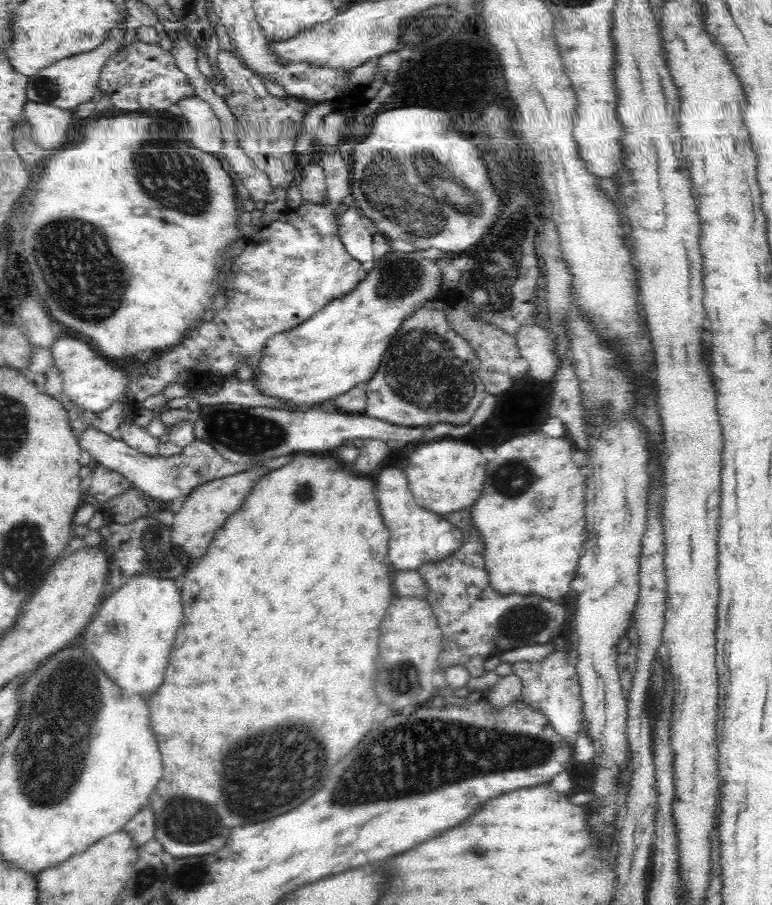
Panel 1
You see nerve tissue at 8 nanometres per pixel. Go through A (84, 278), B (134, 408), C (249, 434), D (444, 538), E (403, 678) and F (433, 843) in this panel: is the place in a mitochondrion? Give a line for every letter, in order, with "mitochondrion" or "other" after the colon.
A: mitochondrion
B: other
C: mitochondrion
D: other
E: mitochondrion
F: other

